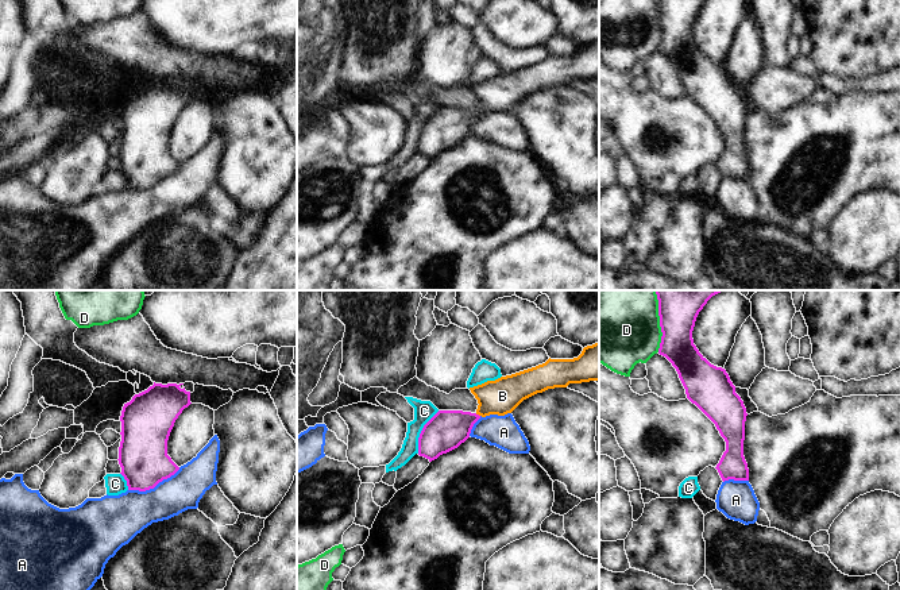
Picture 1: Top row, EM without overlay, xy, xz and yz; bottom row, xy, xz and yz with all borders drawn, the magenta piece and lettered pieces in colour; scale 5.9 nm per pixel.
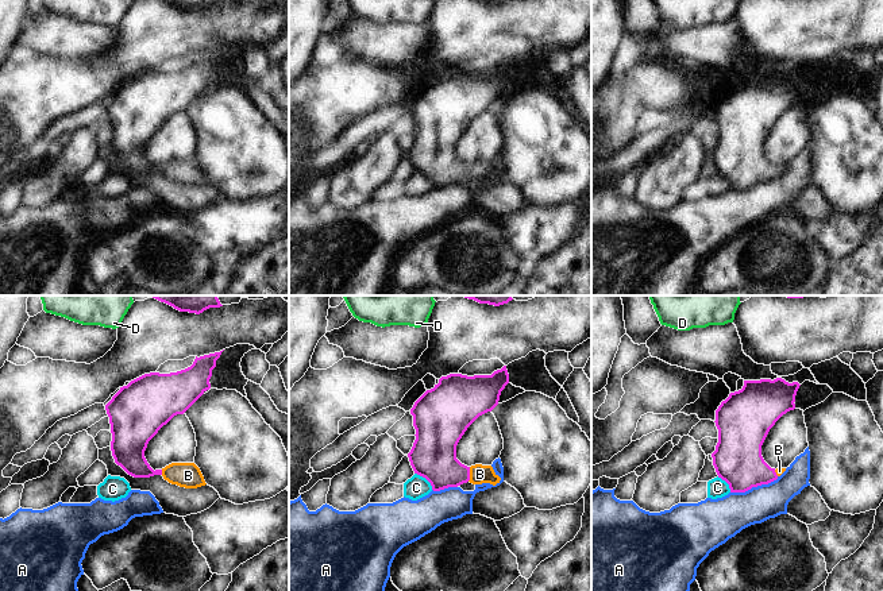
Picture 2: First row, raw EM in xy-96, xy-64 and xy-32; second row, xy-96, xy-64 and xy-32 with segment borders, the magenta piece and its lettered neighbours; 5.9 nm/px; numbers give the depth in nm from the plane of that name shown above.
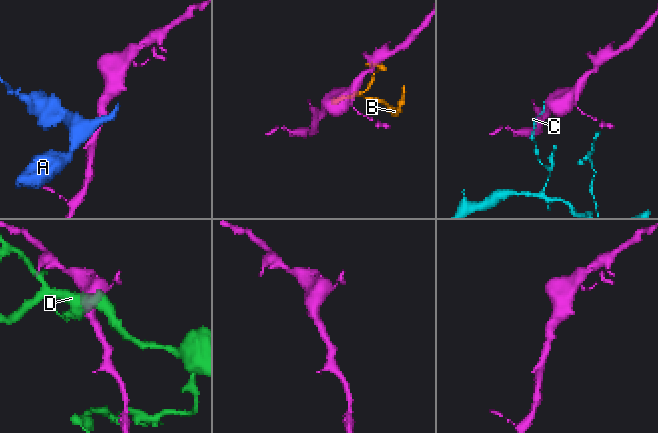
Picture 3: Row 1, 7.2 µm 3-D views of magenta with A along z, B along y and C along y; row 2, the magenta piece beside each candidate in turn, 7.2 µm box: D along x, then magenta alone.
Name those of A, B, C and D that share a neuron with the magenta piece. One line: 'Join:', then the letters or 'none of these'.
Join: B

